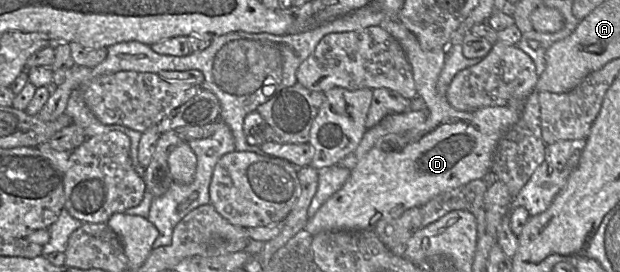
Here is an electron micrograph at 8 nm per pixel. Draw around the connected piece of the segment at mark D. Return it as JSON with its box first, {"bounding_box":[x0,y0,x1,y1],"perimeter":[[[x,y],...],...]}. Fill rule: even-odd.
{"bounding_box":[305,18,522,235],"perimeter":[[[386,18],[379,26],[393,36],[401,45],[412,67],[417,96],[426,104],[427,118],[417,127],[400,134],[388,134],[380,138],[350,171],[344,185],[336,191],[305,224],[311,235],[330,230],[374,229],[380,222],[392,220],[412,207],[422,207],[433,197],[452,190],[491,171],[492,158],[500,138],[520,119],[522,105],[490,106],[473,111],[453,108],[437,91],[437,79],[445,63],[445,52],[441,49],[425,50],[417,37],[395,18]],[[383,142],[392,147],[391,152],[380,149]]]}

